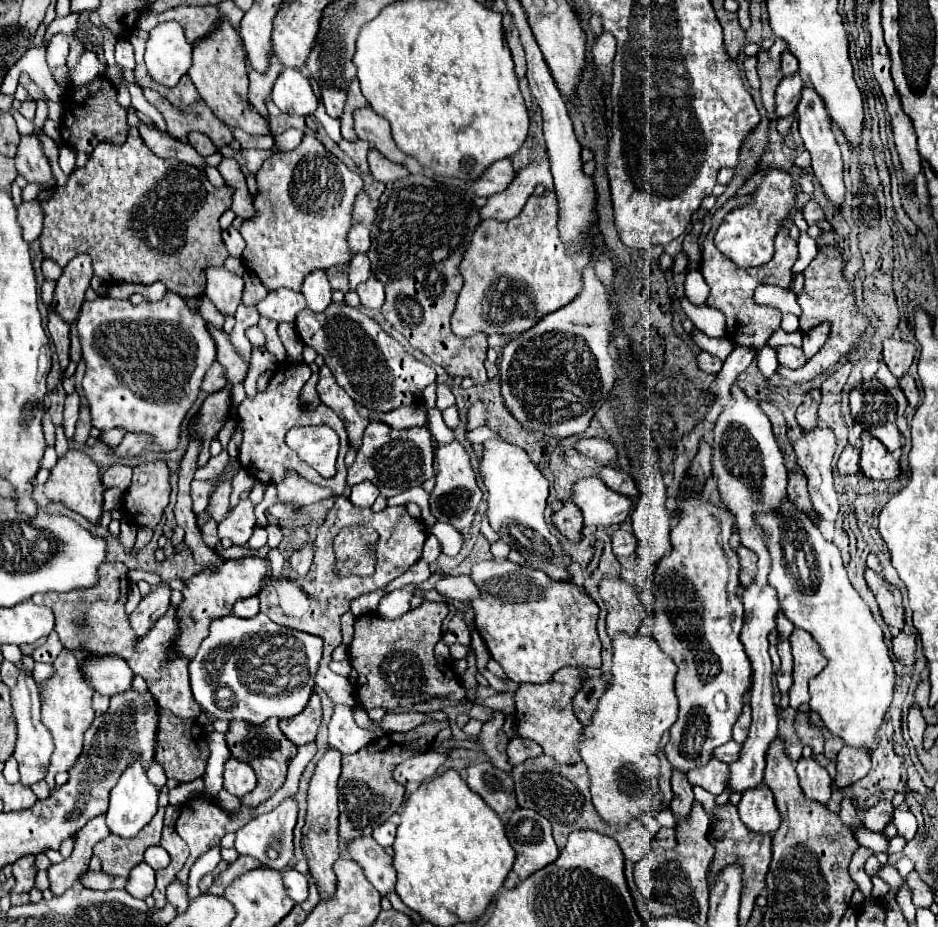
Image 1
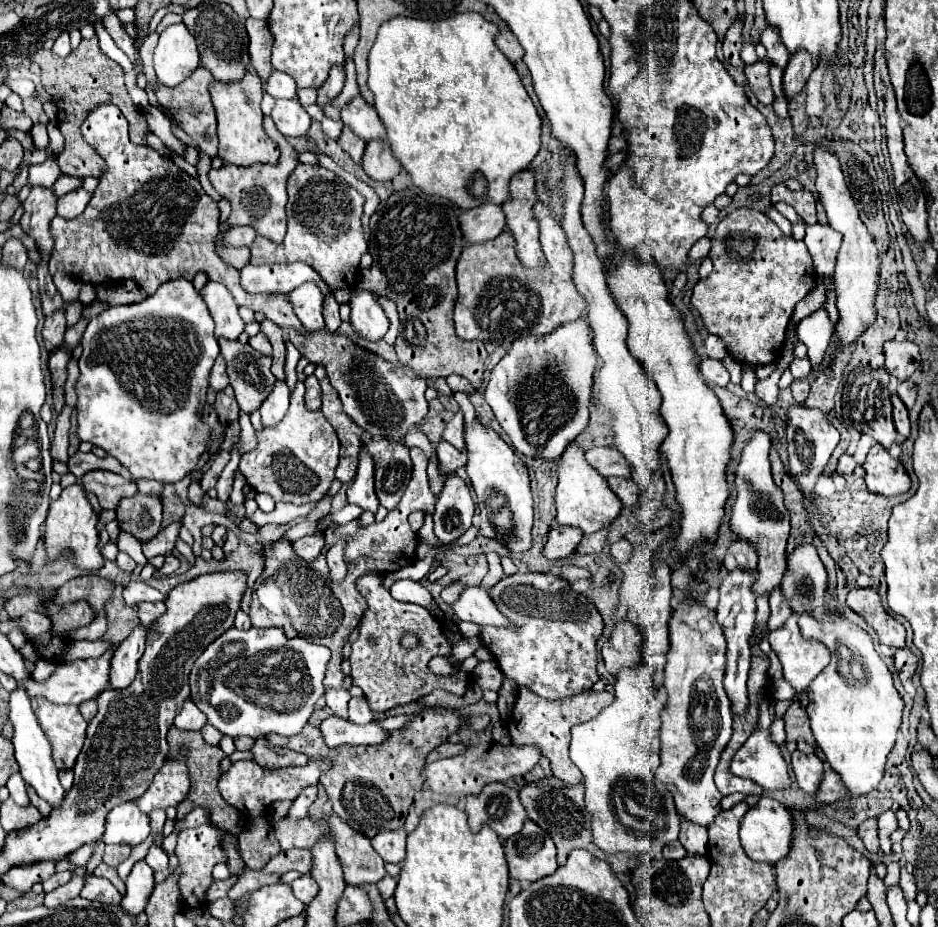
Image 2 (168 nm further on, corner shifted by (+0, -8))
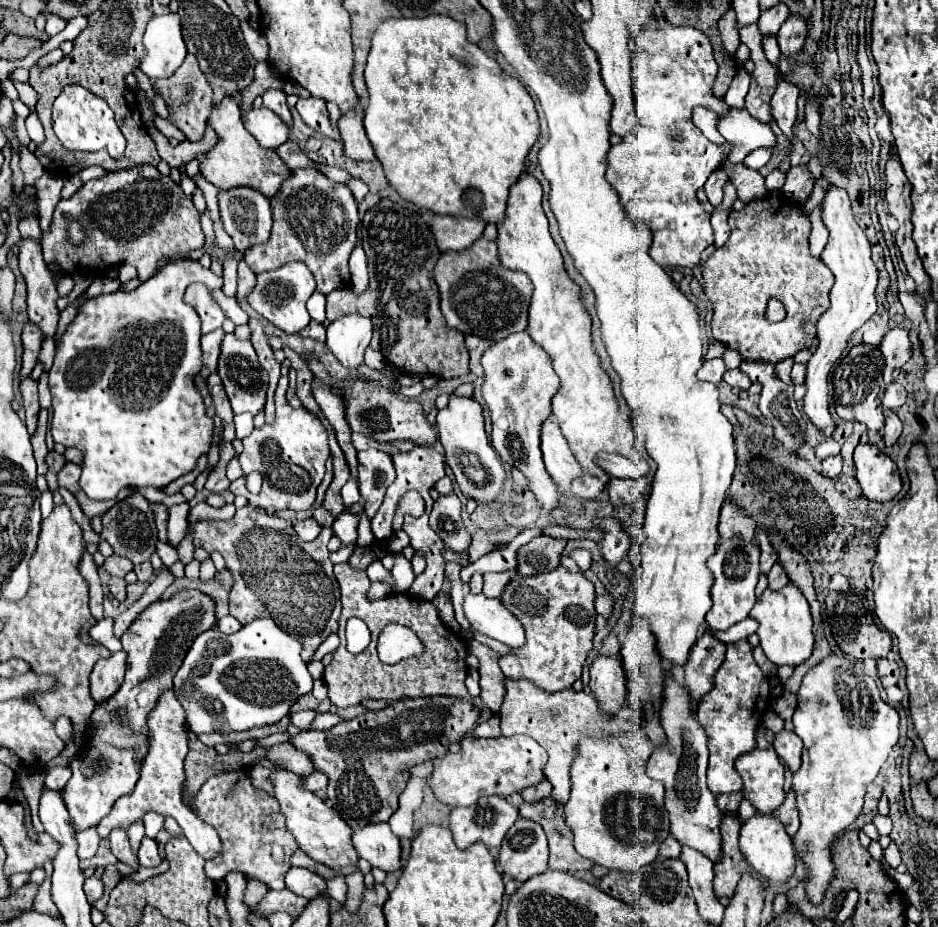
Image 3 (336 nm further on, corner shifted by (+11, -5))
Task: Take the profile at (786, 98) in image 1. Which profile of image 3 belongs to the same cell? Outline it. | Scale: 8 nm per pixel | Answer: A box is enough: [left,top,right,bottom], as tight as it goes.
[777,14,807,58]

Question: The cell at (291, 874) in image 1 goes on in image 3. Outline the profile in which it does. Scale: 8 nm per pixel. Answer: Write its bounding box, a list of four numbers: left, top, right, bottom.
[285,868,327,900]

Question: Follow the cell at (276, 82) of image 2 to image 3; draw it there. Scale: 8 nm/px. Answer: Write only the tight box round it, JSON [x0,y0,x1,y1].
[263,90,293,126]

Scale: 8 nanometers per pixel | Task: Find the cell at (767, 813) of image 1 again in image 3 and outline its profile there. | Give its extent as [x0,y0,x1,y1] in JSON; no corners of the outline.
[739,814,795,886]

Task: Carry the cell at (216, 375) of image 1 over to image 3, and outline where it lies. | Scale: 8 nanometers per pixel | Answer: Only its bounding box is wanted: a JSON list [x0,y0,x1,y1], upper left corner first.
[201,330,223,372]

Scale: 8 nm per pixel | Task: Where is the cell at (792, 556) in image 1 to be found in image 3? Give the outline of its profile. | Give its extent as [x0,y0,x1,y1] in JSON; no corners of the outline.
[791,654,899,906]

